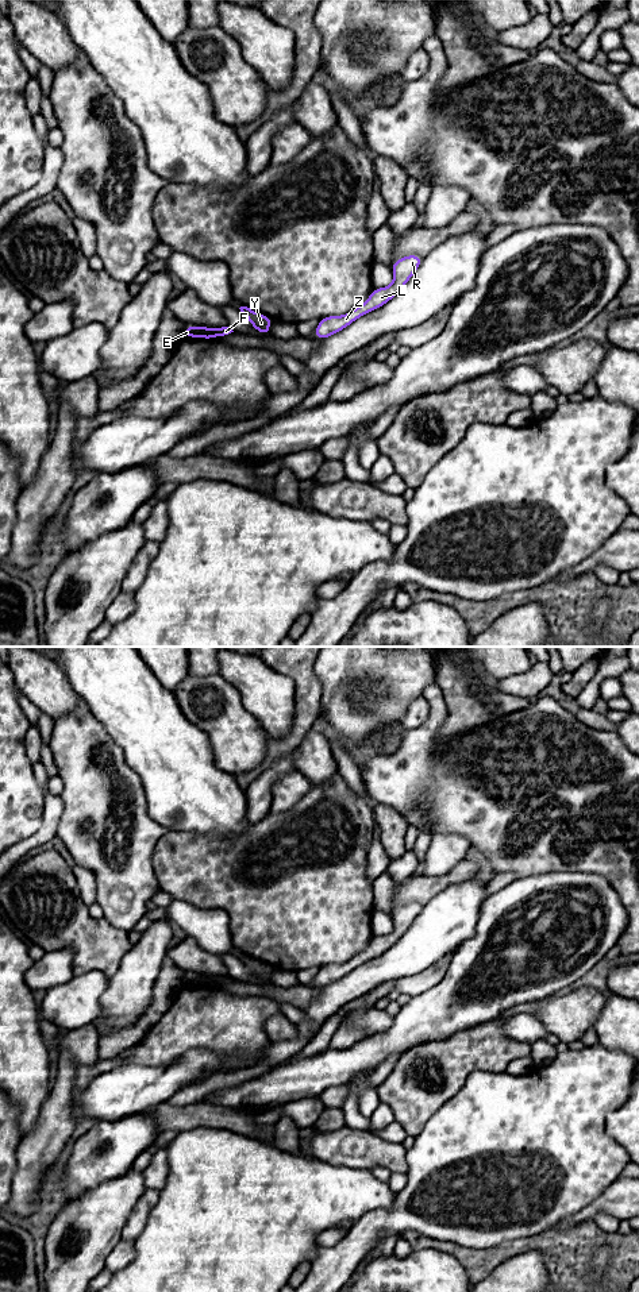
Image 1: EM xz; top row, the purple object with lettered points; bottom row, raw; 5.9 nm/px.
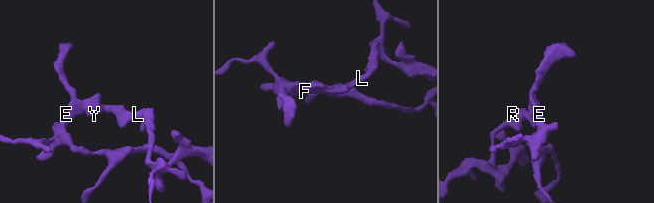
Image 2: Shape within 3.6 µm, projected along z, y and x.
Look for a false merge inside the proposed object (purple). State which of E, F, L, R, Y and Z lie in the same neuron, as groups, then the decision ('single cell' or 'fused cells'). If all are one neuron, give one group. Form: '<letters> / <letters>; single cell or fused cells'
E / F L R Y Z; fused cells

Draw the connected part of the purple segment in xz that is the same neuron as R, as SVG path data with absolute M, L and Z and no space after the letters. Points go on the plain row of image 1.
M416 902L407 903L394 909L390 914L393 918L393 930L389 934L380 937L374 936L365 950L347 960L346 963L326 964L320 967L313 980L315 986L319 988L330 986L340 980L366 961L370 961L385 953L401 940L401 937L408 932L413 921L420 915L421 910L423 906Z

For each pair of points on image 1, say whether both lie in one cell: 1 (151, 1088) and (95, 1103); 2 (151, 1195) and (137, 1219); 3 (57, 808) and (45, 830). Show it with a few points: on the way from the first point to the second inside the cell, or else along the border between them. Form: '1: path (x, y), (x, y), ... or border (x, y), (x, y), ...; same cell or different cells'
1: path (138, 1088), (123, 1099), (108, 1099); same cell
2: path (147, 1200), (139, 1214); same cell
3: path (52, 813), (49, 825); same cell

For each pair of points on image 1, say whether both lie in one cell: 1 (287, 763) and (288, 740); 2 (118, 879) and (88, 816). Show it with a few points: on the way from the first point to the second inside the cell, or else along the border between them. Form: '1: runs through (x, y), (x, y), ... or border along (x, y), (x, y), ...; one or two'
1: border along (295, 748), (261, 772); two
2: runs through (118, 863), (116, 844), (104, 832); one

